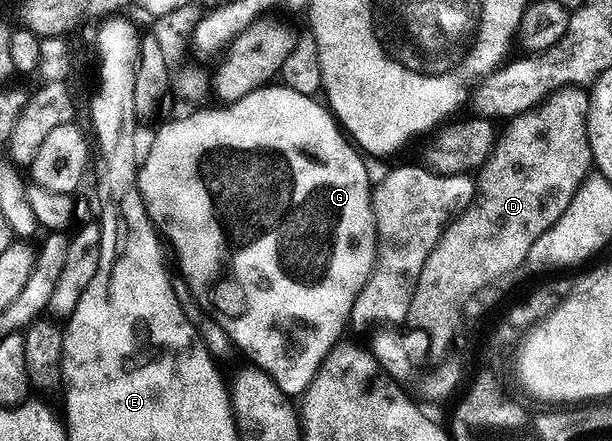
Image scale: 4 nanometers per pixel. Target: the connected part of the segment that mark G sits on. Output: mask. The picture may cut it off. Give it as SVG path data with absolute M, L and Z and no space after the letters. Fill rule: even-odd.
M280 82L270 83L263 88L257 88L251 94L247 94L241 100L235 100L226 103L221 108L201 108L198 112L193 112L190 116L181 116L178 120L169 120L157 133L153 136L153 141L149 144L149 153L144 153L143 159L140 161L137 170L137 184L141 187L141 196L147 202L149 207L149 218L153 221L153 227L158 233L173 247L173 252L177 255L176 266L182 278L186 280L187 286L191 288L191 293L198 299L202 306L202 310L219 324L226 331L230 341L234 345L237 344L250 356L252 363L256 367L261 368L272 378L275 386L279 386L279 390L283 390L283 394L290 398L300 397L301 393L307 390L309 383L315 378L315 374L319 370L319 366L324 362L325 356L335 347L342 339L341 336L345 332L345 323L350 323L353 307L355 306L355 298L359 294L359 290L363 290L363 286L367 282L367 278L373 269L373 260L377 257L377 227L373 221L373 198L371 195L371 179L369 180L369 168L365 165L366 157L351 143L348 135L343 131L337 122L337 117L329 111L328 107L320 99L308 96L307 94L299 94L295 90L286 88Z

